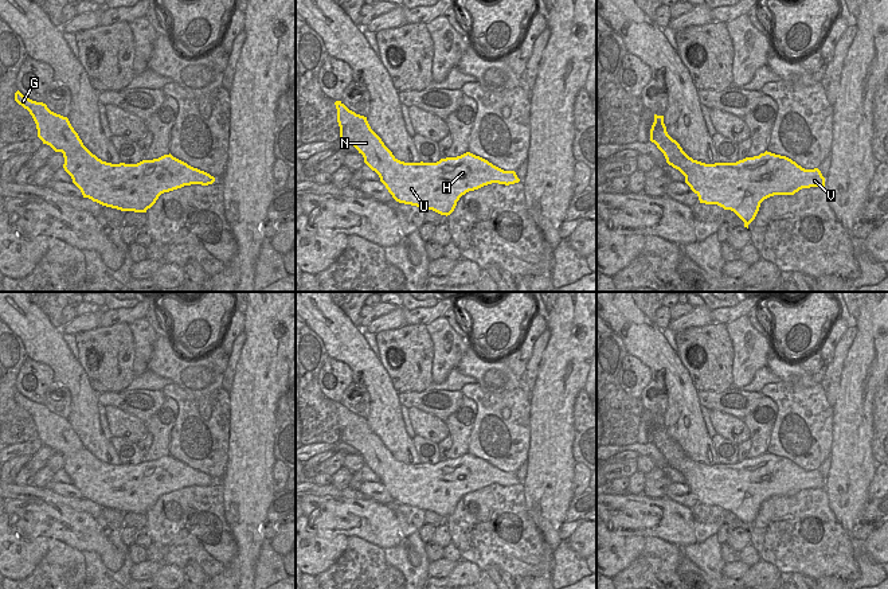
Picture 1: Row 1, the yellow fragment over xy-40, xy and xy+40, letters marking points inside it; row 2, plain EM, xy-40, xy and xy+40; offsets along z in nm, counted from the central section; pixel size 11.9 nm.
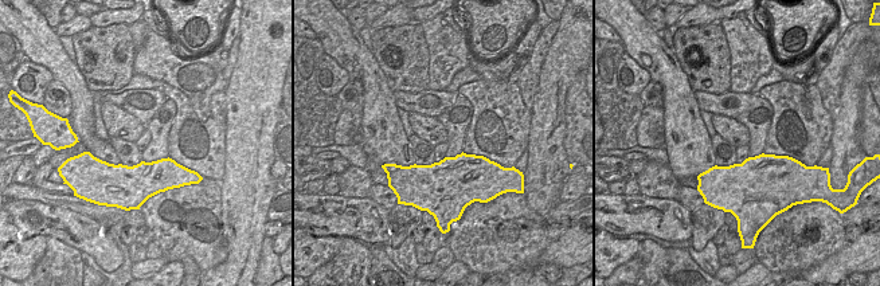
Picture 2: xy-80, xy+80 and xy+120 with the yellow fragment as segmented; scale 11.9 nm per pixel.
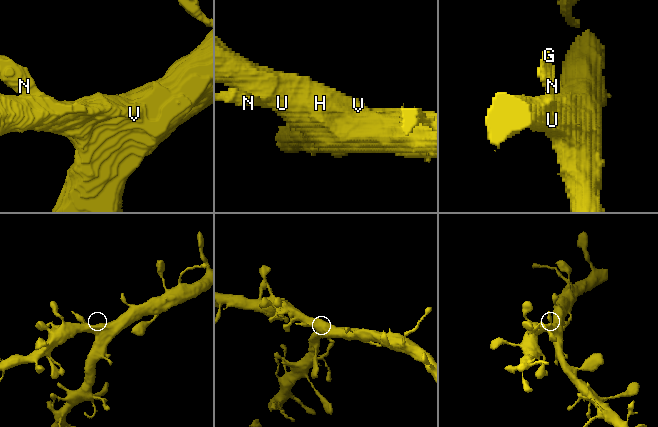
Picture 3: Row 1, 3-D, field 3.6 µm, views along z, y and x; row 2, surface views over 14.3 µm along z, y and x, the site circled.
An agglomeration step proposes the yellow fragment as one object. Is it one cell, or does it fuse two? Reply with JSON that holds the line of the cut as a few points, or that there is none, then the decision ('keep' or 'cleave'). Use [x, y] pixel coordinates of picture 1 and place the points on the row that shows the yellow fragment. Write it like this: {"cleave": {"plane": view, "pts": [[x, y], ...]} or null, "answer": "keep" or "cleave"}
{"cleave": null, "answer": "keep"}

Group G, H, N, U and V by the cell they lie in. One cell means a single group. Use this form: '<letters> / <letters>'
G H N U V

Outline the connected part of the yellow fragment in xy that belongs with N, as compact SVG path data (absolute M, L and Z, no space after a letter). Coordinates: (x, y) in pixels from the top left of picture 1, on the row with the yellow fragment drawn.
M341 101L335 105L340 140L363 155L364 163L379 175L399 203L447 217L469 191L492 183L509 186L520 182L515 171L504 171L470 152L437 163L400 161L371 129L367 117L349 110Z

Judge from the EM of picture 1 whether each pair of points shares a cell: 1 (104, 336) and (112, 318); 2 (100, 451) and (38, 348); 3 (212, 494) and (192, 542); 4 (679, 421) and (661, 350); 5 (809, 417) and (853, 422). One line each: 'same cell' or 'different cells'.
1: different cells
2: same cell
3: same cell
4: same cell
5: different cells

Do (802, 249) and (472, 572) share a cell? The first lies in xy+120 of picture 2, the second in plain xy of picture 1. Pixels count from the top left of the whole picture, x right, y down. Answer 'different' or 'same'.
different

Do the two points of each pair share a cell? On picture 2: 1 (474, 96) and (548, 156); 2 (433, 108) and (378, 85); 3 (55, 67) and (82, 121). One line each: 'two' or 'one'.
1: two
2: two
3: one

